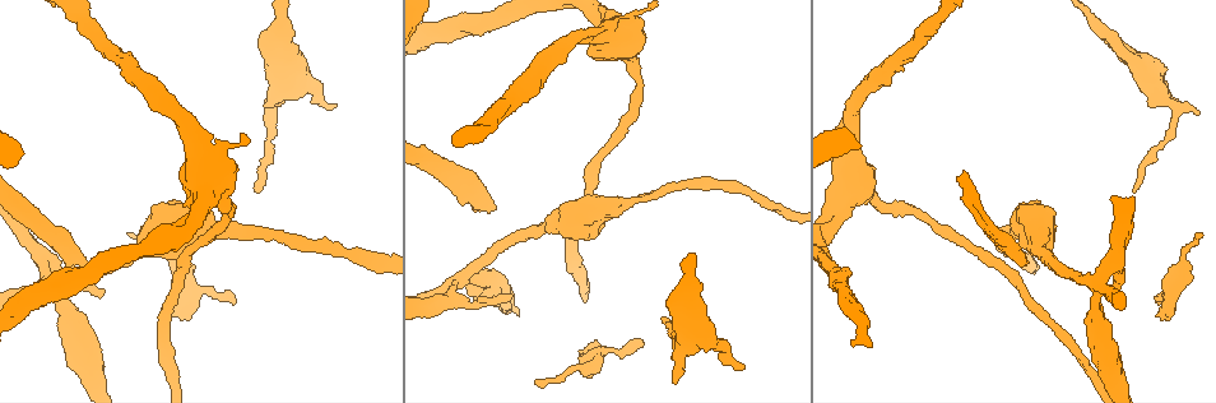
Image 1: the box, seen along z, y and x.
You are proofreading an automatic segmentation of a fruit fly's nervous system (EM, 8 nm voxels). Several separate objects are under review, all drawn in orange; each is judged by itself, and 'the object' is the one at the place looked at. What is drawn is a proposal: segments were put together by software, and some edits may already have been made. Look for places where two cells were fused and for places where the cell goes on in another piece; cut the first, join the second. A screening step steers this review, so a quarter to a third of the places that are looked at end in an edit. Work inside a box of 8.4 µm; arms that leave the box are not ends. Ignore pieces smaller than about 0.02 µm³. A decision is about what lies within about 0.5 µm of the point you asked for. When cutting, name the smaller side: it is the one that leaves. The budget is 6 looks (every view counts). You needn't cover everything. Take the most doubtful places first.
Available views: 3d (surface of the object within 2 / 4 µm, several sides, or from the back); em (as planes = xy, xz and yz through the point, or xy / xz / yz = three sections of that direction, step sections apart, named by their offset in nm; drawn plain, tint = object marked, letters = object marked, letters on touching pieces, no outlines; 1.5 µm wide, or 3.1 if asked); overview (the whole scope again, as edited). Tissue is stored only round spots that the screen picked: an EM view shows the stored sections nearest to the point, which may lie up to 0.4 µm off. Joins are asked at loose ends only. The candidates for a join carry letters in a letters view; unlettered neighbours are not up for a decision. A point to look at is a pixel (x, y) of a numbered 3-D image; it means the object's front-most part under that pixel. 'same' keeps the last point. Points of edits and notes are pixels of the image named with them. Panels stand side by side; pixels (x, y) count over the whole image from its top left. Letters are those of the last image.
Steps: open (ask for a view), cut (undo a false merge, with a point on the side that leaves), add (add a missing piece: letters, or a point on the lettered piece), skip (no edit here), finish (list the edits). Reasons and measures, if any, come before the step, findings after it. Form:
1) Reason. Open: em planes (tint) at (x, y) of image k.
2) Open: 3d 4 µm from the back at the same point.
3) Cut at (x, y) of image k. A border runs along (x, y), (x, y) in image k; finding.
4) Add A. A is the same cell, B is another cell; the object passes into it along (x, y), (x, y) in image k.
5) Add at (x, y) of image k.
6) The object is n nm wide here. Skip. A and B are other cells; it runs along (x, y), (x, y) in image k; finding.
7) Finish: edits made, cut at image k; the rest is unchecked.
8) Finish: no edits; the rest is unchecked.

Four arms meet. Open: 3d 4 µm at (462, 274) of image 1.

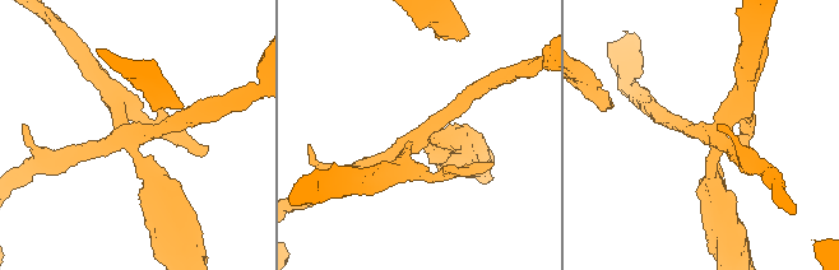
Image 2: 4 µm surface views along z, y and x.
4 arms meet here; shape alone is not enough. Open: em planes (letters) at (709, 136) of image 2.

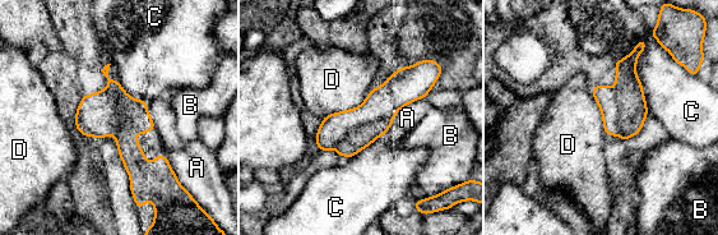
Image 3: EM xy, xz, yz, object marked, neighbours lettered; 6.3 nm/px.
Cut at (360, 137) of image 3. A, B, C and D are other cells; a border runs along (392, 120), (356, 125), (334, 148) in image 3; two cells meet here.

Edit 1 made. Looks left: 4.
Branch stops here. Open: 3d 2 µm at (254, 191) of image 1.

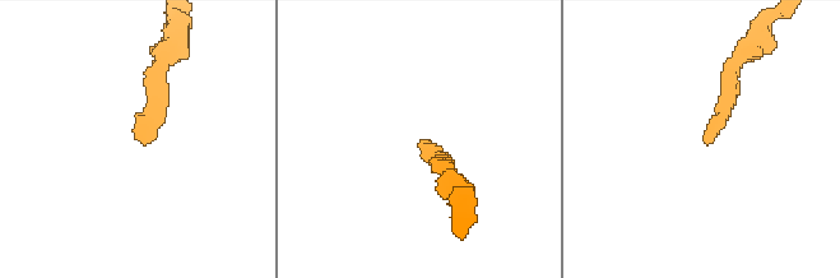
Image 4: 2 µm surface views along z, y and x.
Open: em yz step 4 (letters) at (423, 139) of image 4.

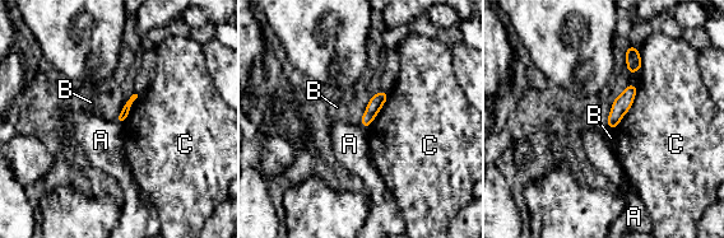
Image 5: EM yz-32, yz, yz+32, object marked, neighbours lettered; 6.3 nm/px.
Open: em planes (letters) at the same point.

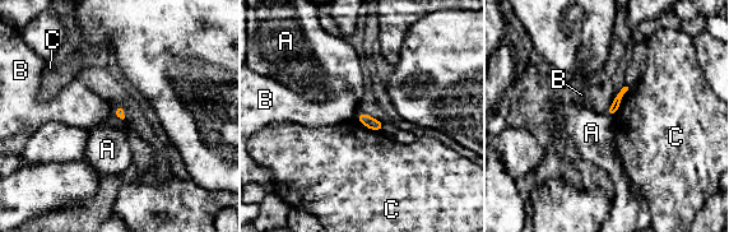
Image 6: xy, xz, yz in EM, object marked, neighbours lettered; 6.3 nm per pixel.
Skip. A, B and C are other cells; a border runs along (606, 114), (611, 116) in image 6; no lettered piece goes on from it.

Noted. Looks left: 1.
Thick end. Open: em planes (letters) at (1123, 49) of image 1.

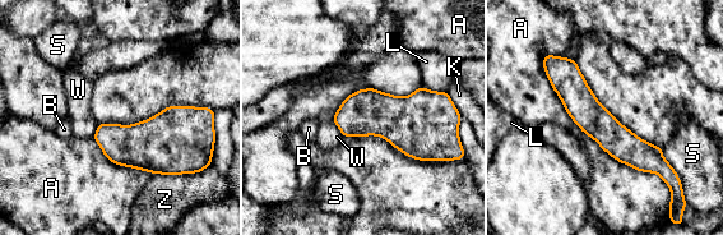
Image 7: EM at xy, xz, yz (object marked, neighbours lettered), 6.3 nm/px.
The longest contact is with A, 1100 nm. Skip. A, B, K, L, S, W and Z are other cells; it runs along (561, 67), (576, 97), (661, 171) in image 7; none of them fits.

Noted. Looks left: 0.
Finish: edits made, cut at image 3; the rest is unchecked.

